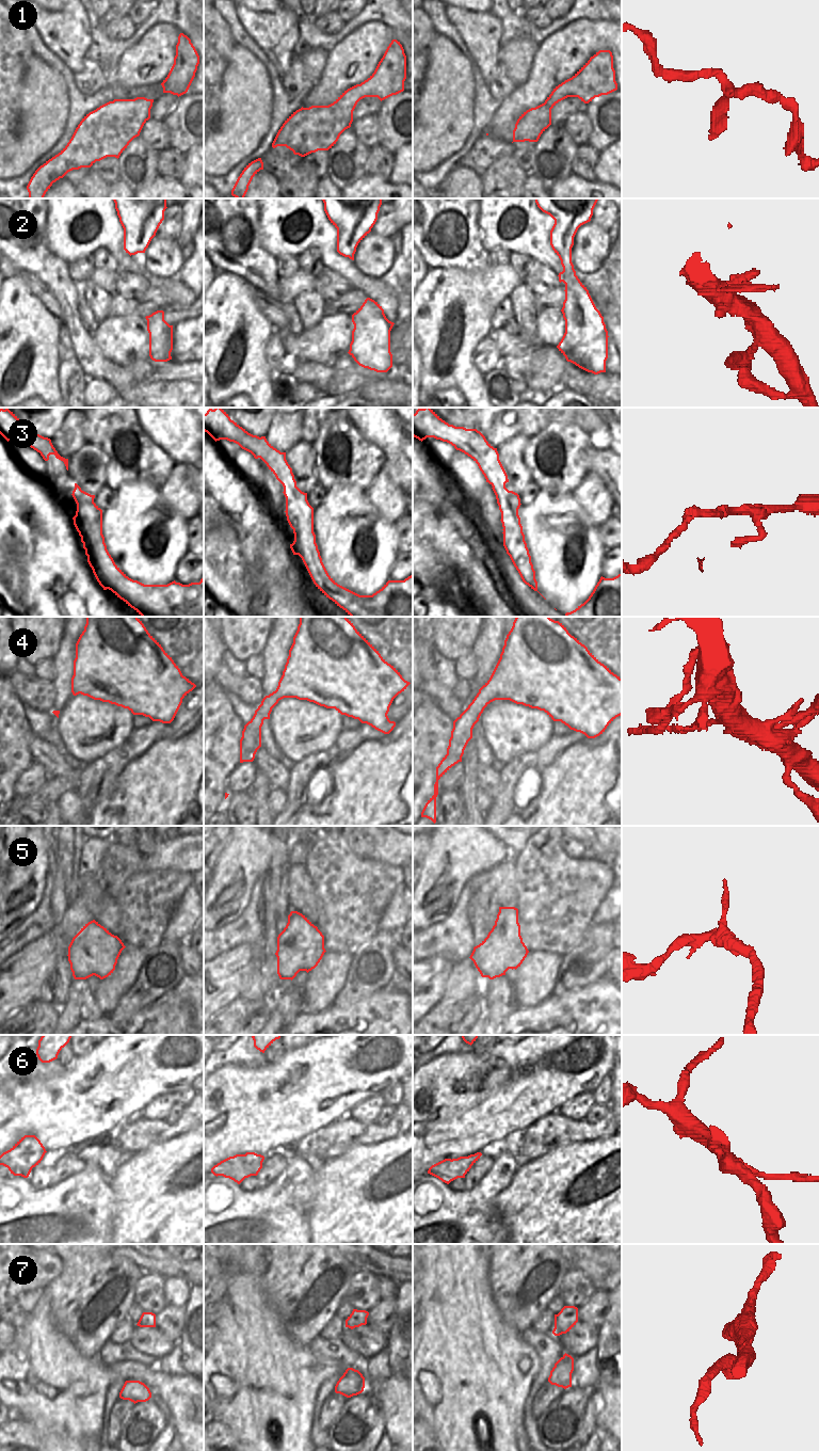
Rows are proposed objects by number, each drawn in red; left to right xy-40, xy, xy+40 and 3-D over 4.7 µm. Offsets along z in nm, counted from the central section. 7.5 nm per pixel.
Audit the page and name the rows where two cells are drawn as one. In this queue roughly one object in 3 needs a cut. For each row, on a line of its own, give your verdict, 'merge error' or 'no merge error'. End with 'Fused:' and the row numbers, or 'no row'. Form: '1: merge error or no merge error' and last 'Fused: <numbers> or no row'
1: no merge error
2: no merge error
3: no merge error
4: merge error
5: merge error
6: merge error
7: no merge error
Fused: 4, 5, 6

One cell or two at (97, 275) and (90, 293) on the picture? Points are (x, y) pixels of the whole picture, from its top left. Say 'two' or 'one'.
two

